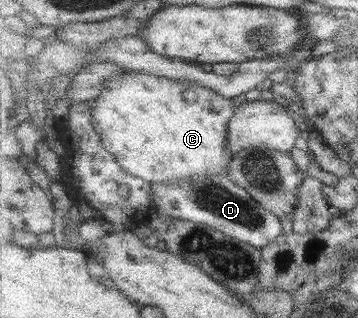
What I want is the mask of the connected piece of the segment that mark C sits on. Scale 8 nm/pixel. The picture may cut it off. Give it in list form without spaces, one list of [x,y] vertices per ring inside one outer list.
[[[131,71],[106,79],[102,92],[94,100],[92,114],[104,148],[116,155],[121,167],[150,184],[162,184],[227,173],[227,164],[233,159],[226,149],[228,125],[236,108],[231,99],[201,84]]]

